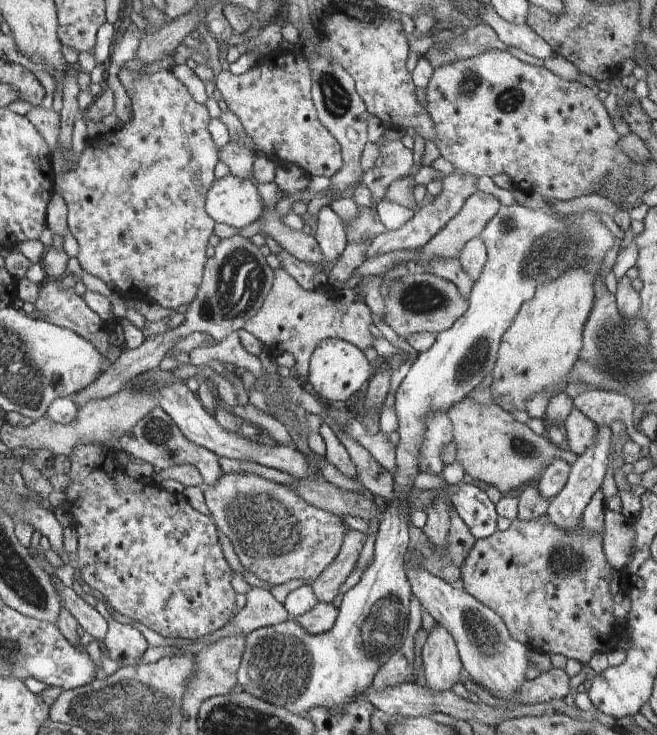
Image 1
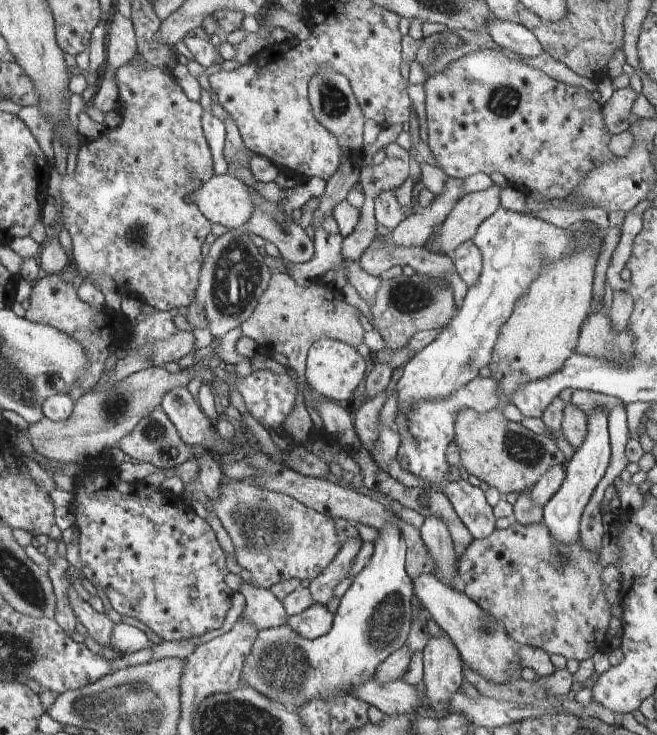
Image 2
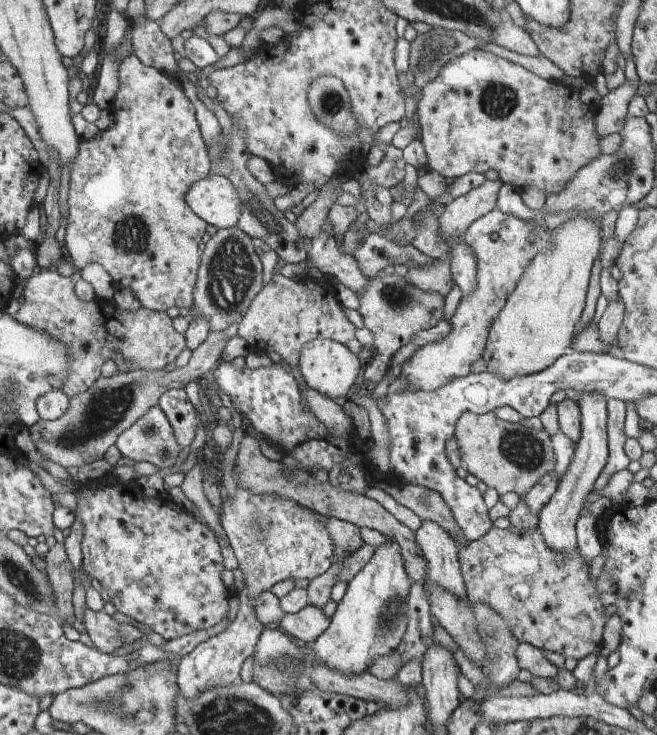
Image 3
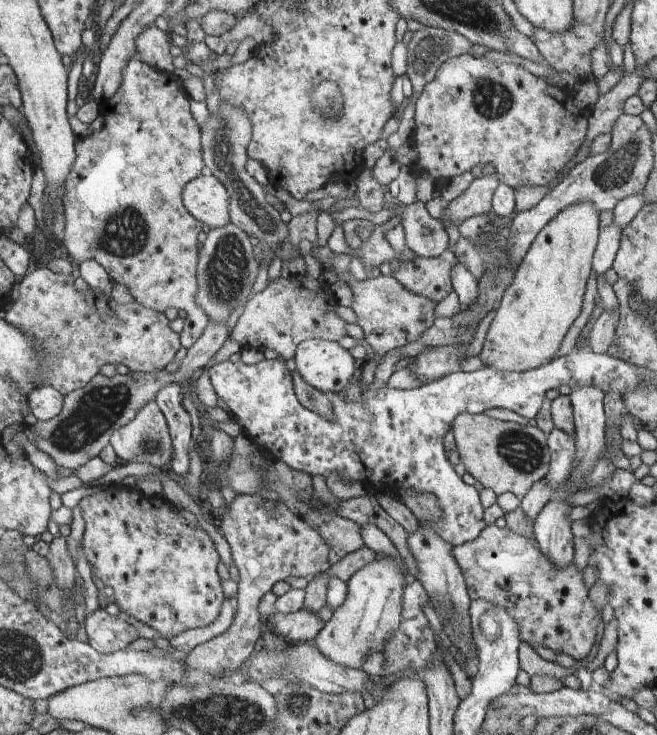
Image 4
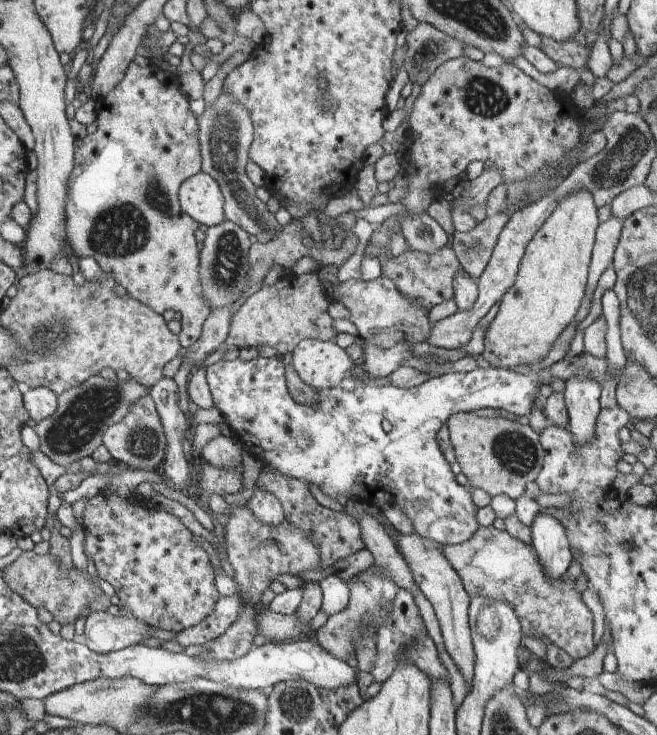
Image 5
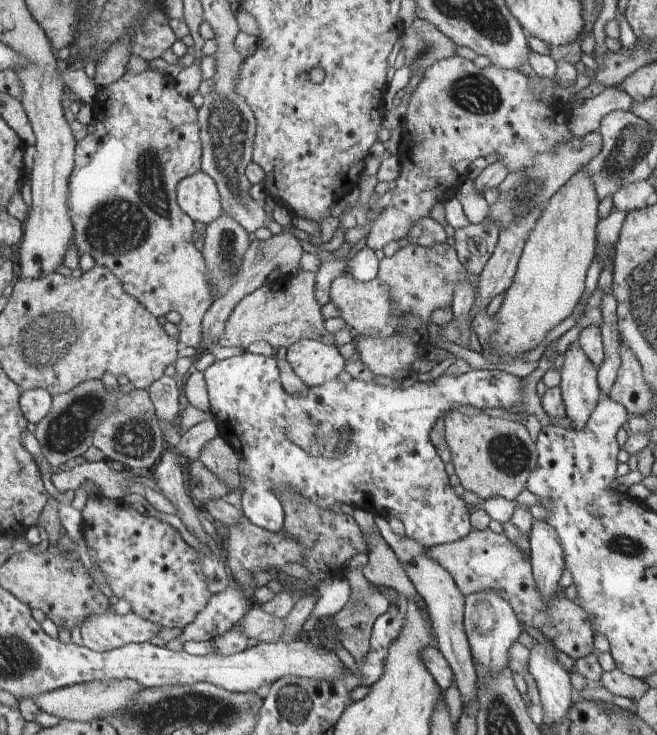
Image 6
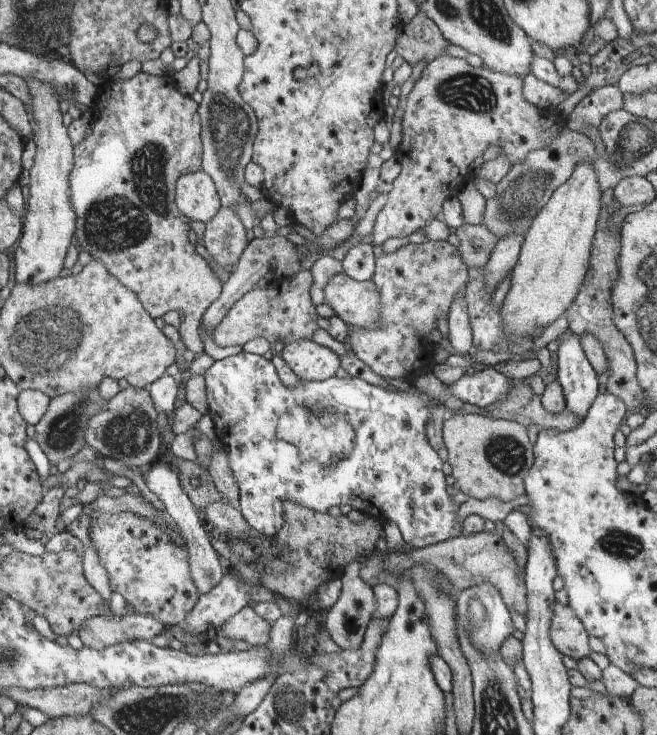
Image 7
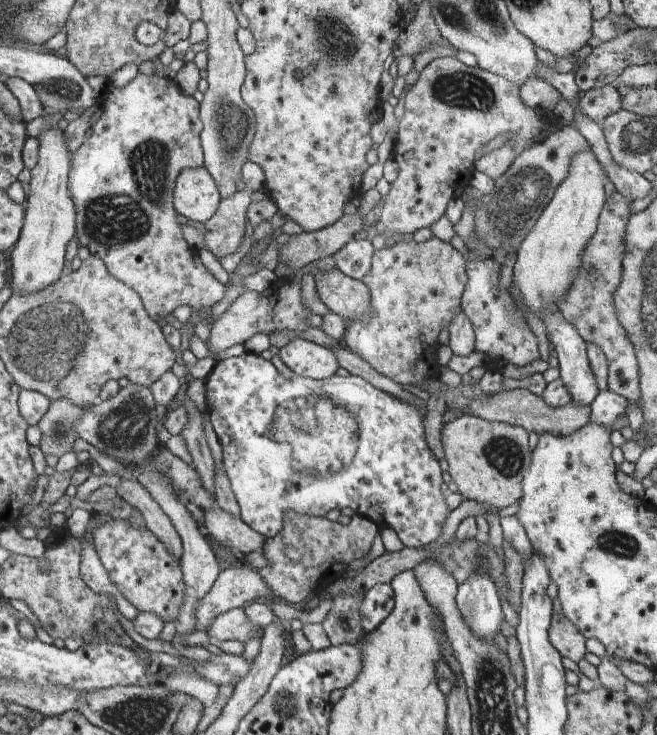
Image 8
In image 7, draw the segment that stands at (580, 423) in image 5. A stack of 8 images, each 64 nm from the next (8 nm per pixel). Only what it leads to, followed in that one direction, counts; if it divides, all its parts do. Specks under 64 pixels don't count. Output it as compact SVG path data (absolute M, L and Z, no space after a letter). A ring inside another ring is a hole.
M568 331L558 337L563 340L557 352L557 381L562 387L567 410L583 419L603 387L580 338L576 334L566 335Z

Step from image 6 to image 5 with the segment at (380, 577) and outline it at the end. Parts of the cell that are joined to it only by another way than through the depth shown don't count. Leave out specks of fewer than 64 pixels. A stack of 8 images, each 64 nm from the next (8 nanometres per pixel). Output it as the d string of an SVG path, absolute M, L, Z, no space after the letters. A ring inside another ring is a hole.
M365 514L362 517L358 517L359 525L361 526L362 540L364 541L365 547L373 554L374 562L372 567L380 569L383 573L386 573L395 583L398 583L400 589L408 589L414 595L416 606L419 607L419 613L423 617L423 622L427 628L428 635L432 637L434 645L436 645L436 651L438 651L438 656L440 661L448 671L450 690L452 691L452 699L454 700L454 705L459 709L464 698L469 692L469 685L466 684L463 674L460 672L458 666L456 666L454 660L450 654L448 654L445 642L441 633L441 628L439 625L438 617L434 612L433 606L429 603L429 600L419 591L419 588L415 585L415 580L413 579L413 574L411 573L408 563L402 556L401 552L398 550L395 542L389 537L385 528L372 516Z

